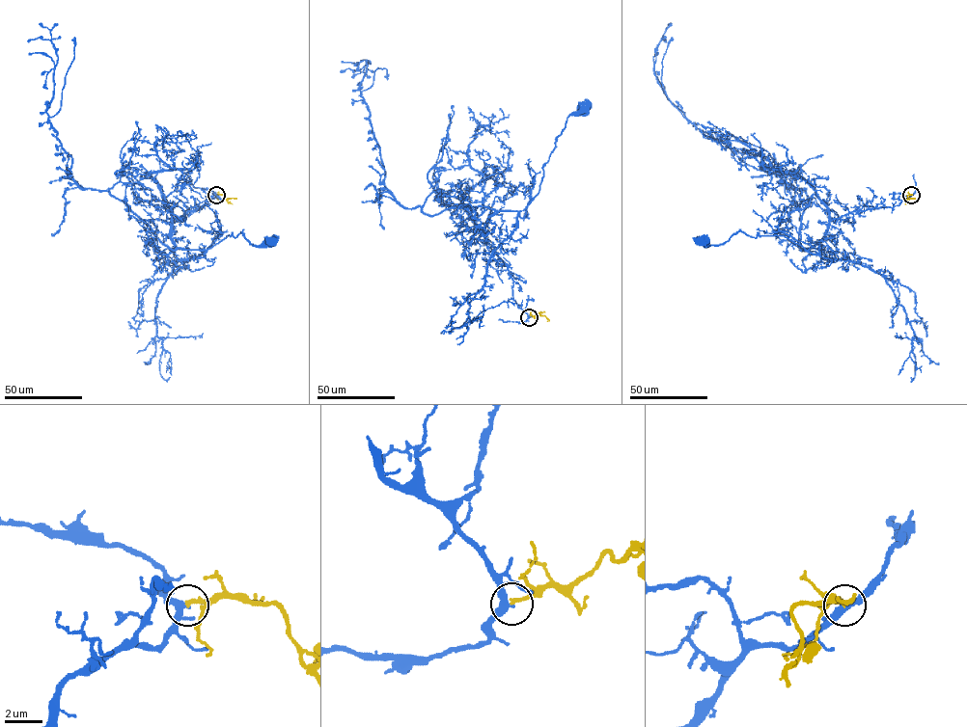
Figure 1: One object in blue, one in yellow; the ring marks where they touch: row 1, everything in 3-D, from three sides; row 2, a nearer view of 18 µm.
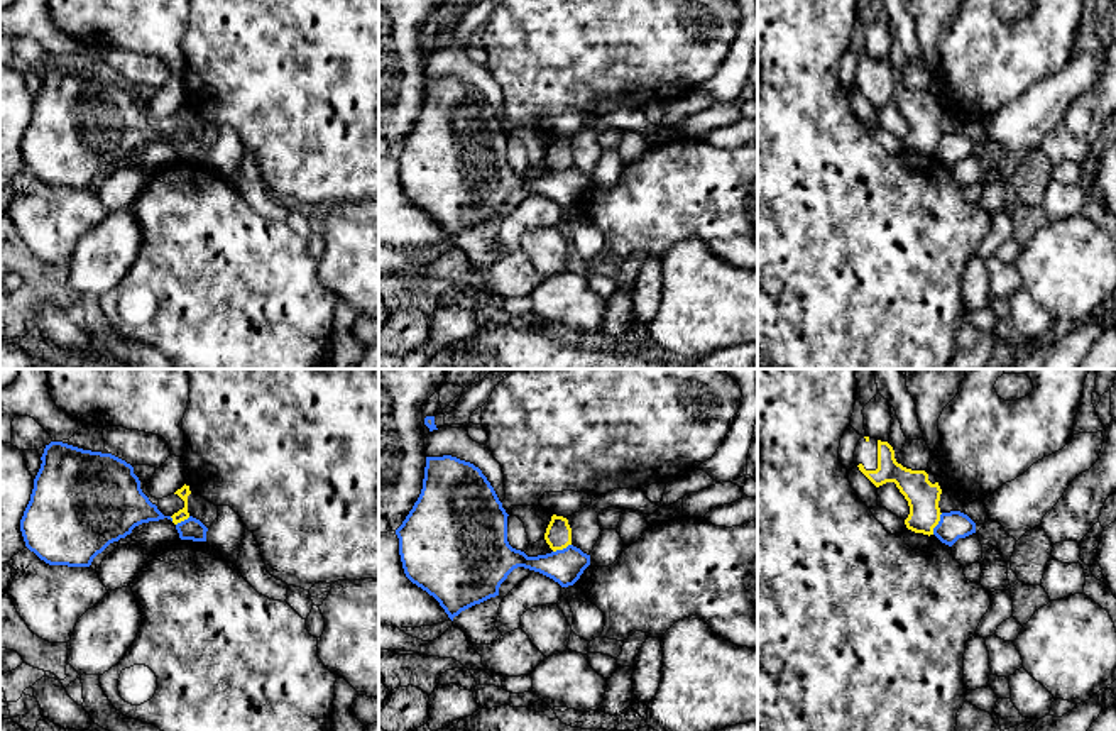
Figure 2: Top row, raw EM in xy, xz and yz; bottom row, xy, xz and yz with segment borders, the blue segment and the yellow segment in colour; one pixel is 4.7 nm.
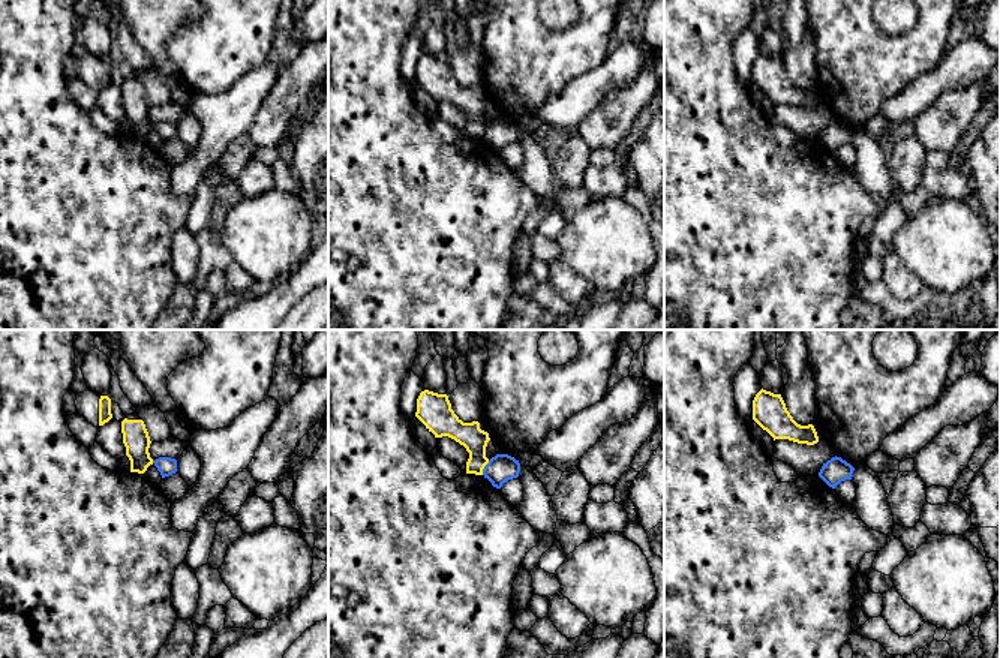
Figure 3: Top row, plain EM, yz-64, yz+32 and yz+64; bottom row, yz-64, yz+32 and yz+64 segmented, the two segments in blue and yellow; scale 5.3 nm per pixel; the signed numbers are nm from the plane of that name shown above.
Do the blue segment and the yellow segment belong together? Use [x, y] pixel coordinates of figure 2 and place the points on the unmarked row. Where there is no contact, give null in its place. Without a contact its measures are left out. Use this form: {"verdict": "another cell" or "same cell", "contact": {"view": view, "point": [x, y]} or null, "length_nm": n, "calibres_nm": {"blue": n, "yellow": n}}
{"verdict": "another cell", "contact": {"view": "yz", "point": [939, 144]}, "length_nm": 120, "calibres_nm": {"blue": 140, "yellow": 150}}

